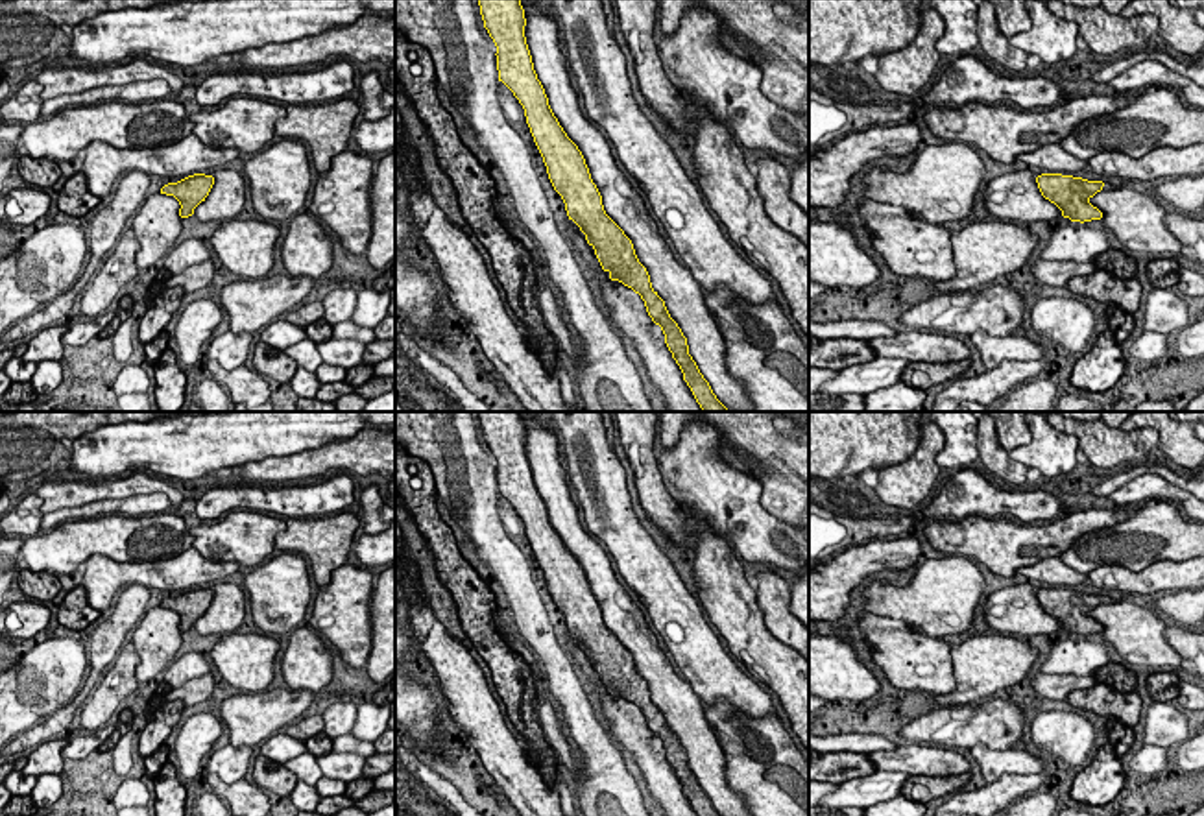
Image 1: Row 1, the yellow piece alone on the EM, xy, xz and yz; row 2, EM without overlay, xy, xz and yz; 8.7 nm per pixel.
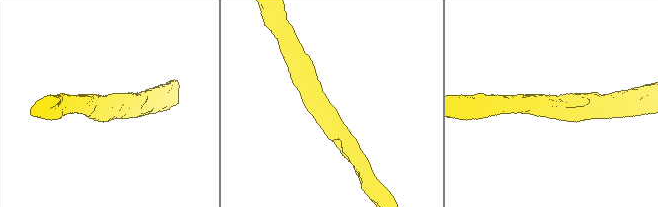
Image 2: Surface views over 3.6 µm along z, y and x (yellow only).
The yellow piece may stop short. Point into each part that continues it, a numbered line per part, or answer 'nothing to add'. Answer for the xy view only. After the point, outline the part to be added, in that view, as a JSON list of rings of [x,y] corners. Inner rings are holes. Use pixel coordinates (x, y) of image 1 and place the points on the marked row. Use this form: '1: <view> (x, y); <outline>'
nothing to add

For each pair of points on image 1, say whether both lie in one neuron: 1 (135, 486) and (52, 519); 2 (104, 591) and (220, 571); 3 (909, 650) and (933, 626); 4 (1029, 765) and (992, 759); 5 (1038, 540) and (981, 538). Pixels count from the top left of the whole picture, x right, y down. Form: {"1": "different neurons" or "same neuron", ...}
{"1": "different neurons", "2": "same neuron", "3": "different neurons", "4": "same neuron", "5": "same neuron"}

